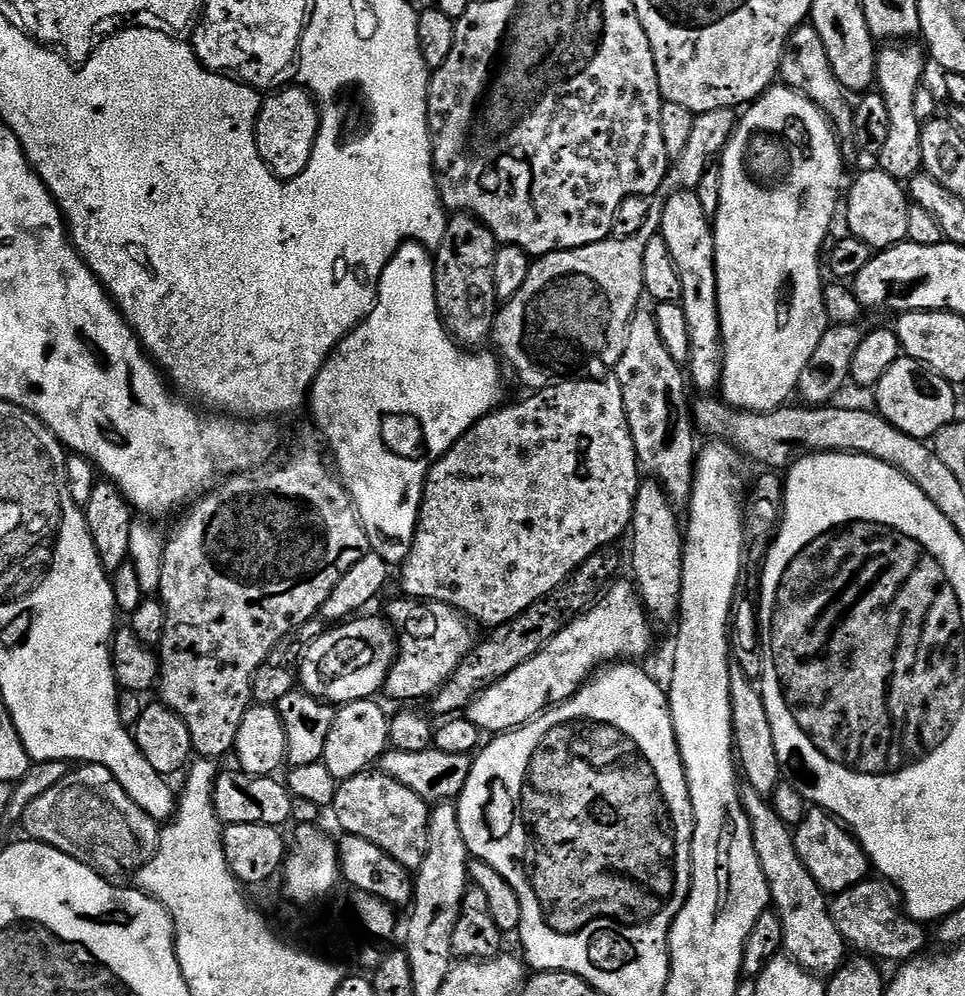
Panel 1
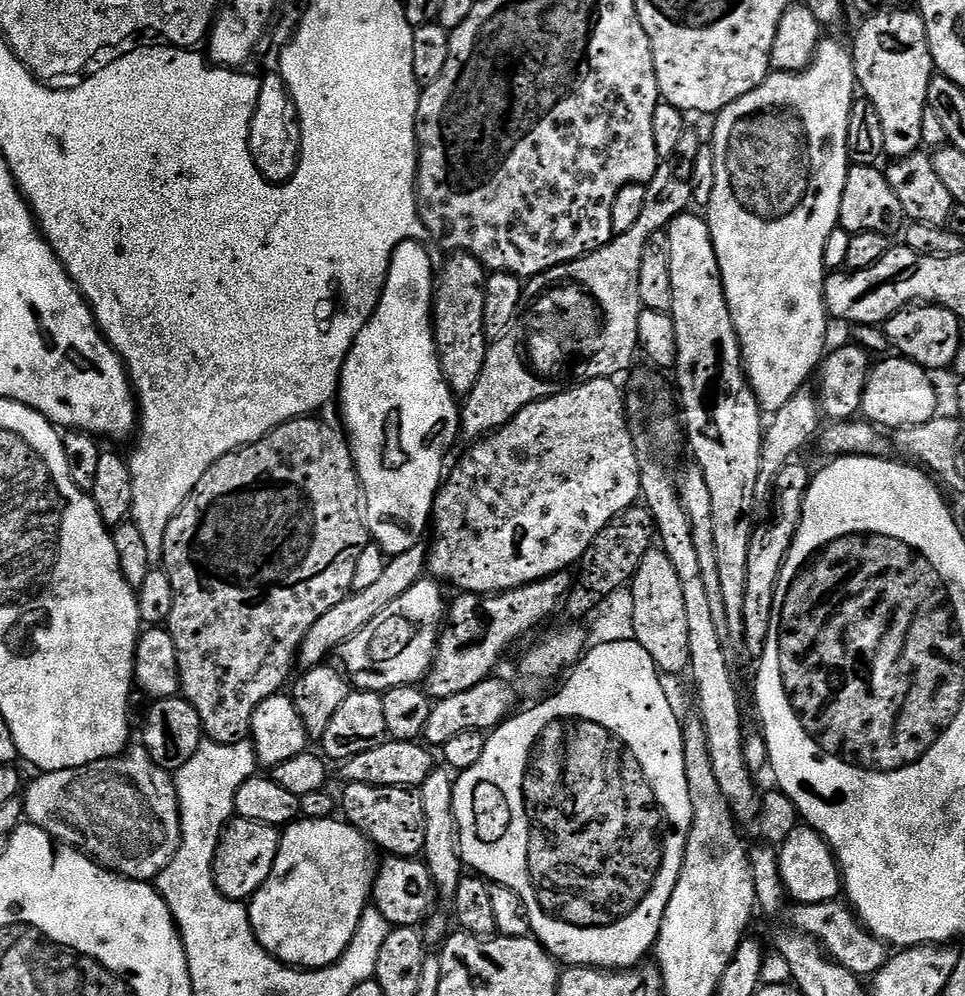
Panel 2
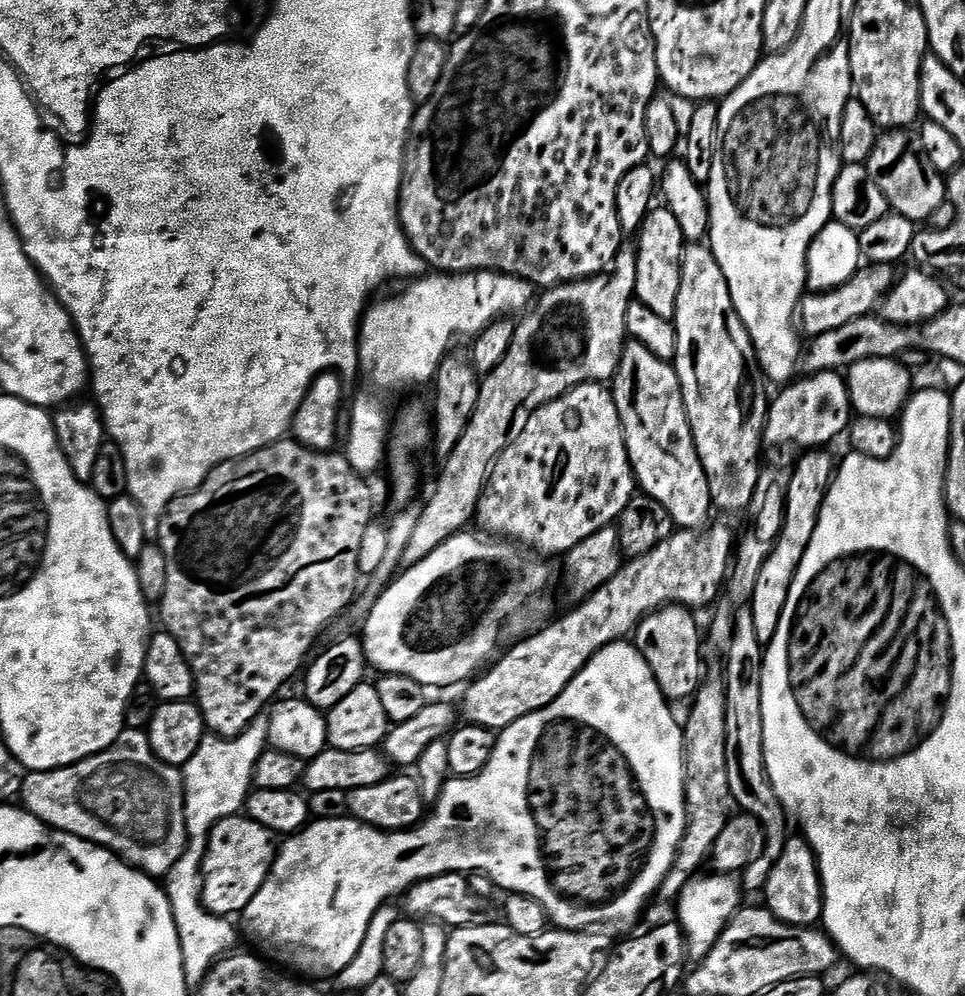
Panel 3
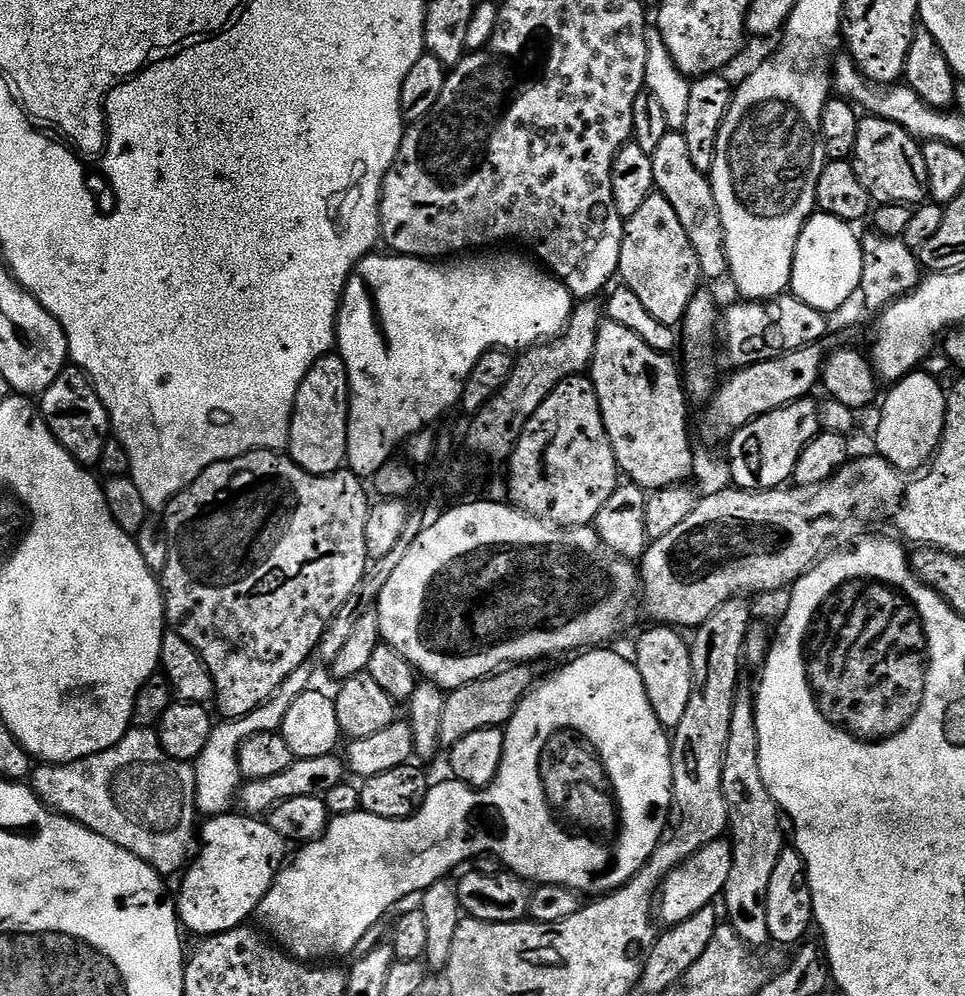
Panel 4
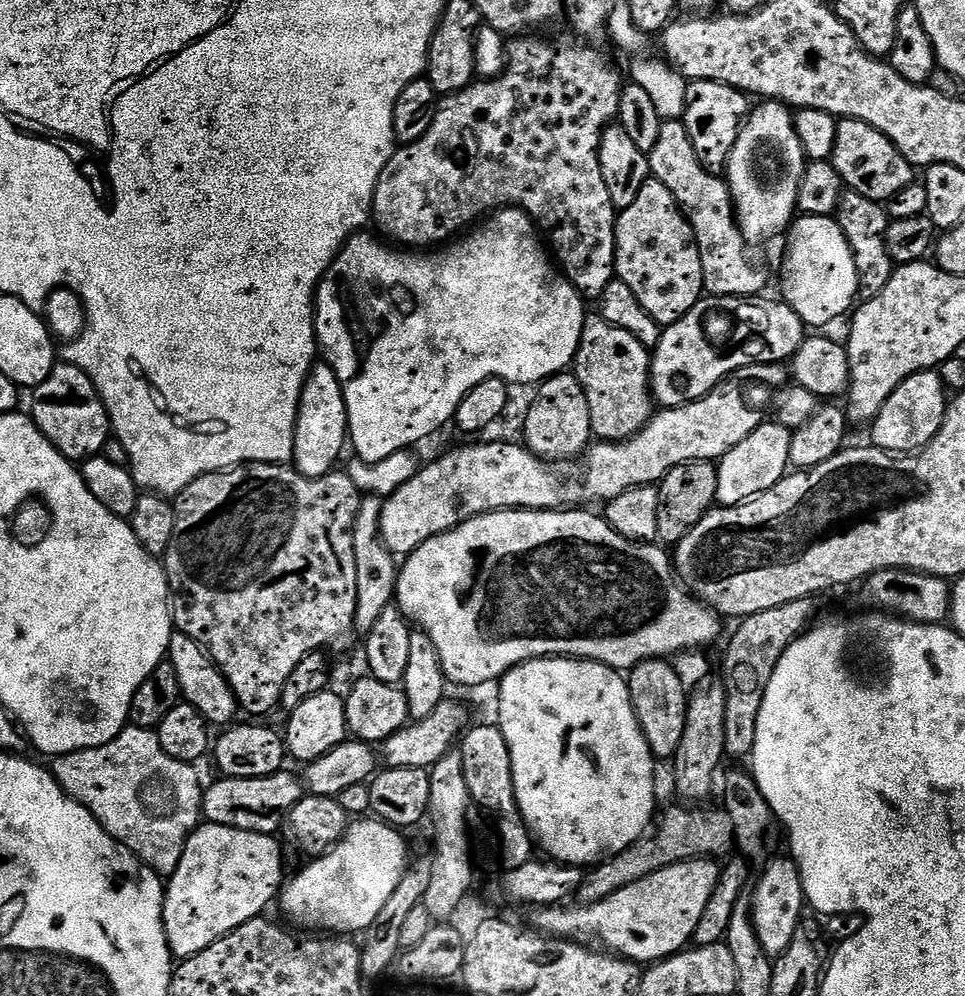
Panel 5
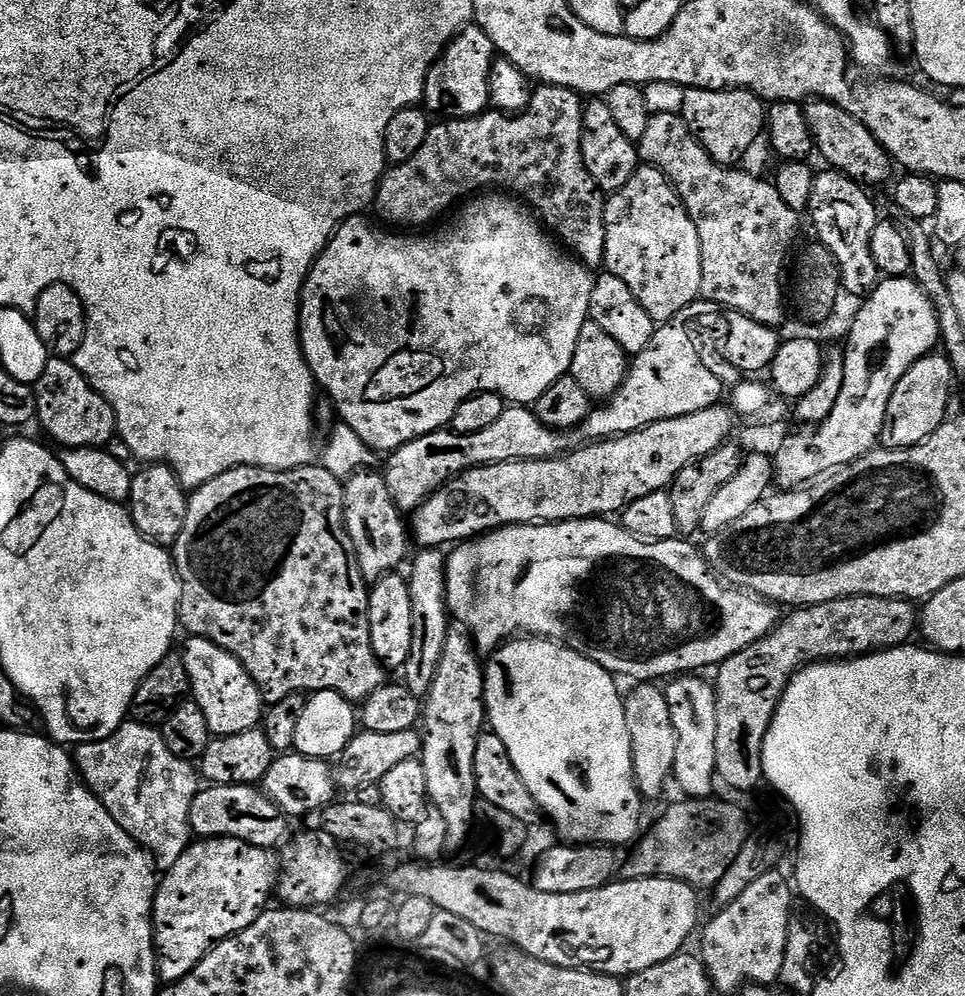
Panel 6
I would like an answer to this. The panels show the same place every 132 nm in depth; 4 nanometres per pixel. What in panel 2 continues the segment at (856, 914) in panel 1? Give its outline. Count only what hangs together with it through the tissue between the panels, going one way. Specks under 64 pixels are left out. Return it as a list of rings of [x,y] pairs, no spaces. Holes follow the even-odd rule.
[[[839,899],[830,902],[818,902],[817,904],[796,904],[793,912],[787,913],[788,920],[793,929],[805,932],[807,936],[813,936],[821,948],[832,959],[841,964],[846,970],[861,978],[871,978],[887,962],[890,955],[889,945],[872,935],[859,920],[855,912],[847,903]],[[841,903],[841,904],[840,904]]]

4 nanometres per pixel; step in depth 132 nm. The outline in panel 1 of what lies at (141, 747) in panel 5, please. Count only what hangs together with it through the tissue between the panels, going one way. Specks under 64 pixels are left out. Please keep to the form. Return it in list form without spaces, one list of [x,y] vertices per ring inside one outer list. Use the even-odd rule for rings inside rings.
[[[84,764],[77,767],[58,786],[50,786],[46,794],[34,798],[22,817],[22,825],[26,831],[27,839],[36,840],[40,844],[48,844],[51,848],[62,850],[70,858],[82,862],[90,870],[94,870],[99,876],[105,878],[117,878],[116,876],[135,877],[136,872],[156,852],[160,844],[161,825],[153,820],[126,790],[122,790],[120,783],[101,764]]]

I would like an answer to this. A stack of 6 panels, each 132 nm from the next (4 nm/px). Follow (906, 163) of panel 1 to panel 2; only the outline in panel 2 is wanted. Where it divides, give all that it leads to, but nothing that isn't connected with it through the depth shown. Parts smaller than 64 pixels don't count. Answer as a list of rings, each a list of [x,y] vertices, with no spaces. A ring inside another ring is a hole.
[[[885,10],[869,15],[868,20],[856,32],[856,41],[850,44],[852,65],[856,71],[856,83],[863,99],[868,100],[878,110],[878,119],[882,121],[884,156],[900,160],[921,151],[922,114],[928,107],[928,91],[934,75],[932,51],[928,45],[926,22],[916,10]]]

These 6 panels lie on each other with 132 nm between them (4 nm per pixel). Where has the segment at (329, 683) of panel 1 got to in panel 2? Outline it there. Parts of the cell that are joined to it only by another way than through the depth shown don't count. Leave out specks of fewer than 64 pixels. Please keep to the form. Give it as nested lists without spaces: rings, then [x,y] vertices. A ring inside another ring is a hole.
[[[422,578],[417,584],[410,586],[410,590],[402,594],[402,598],[394,598],[394,602],[390,602],[390,606],[386,606],[386,610],[382,610],[382,614],[378,614],[378,618],[370,622],[370,626],[358,630],[354,638],[350,638],[340,647],[338,659],[344,663],[343,671],[353,689],[383,694],[389,688],[416,686],[423,681],[432,669],[436,644],[440,641],[441,631],[446,624],[446,600],[444,604],[443,590],[445,591],[435,579]]]

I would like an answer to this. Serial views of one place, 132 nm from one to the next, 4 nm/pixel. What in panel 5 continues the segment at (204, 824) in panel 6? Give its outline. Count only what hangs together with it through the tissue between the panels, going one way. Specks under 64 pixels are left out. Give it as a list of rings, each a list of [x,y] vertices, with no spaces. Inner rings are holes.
[[[281,770],[266,778],[230,778],[224,776],[202,792],[202,816],[207,823],[230,826],[238,830],[276,834],[281,831],[284,817],[306,794],[301,777]]]

